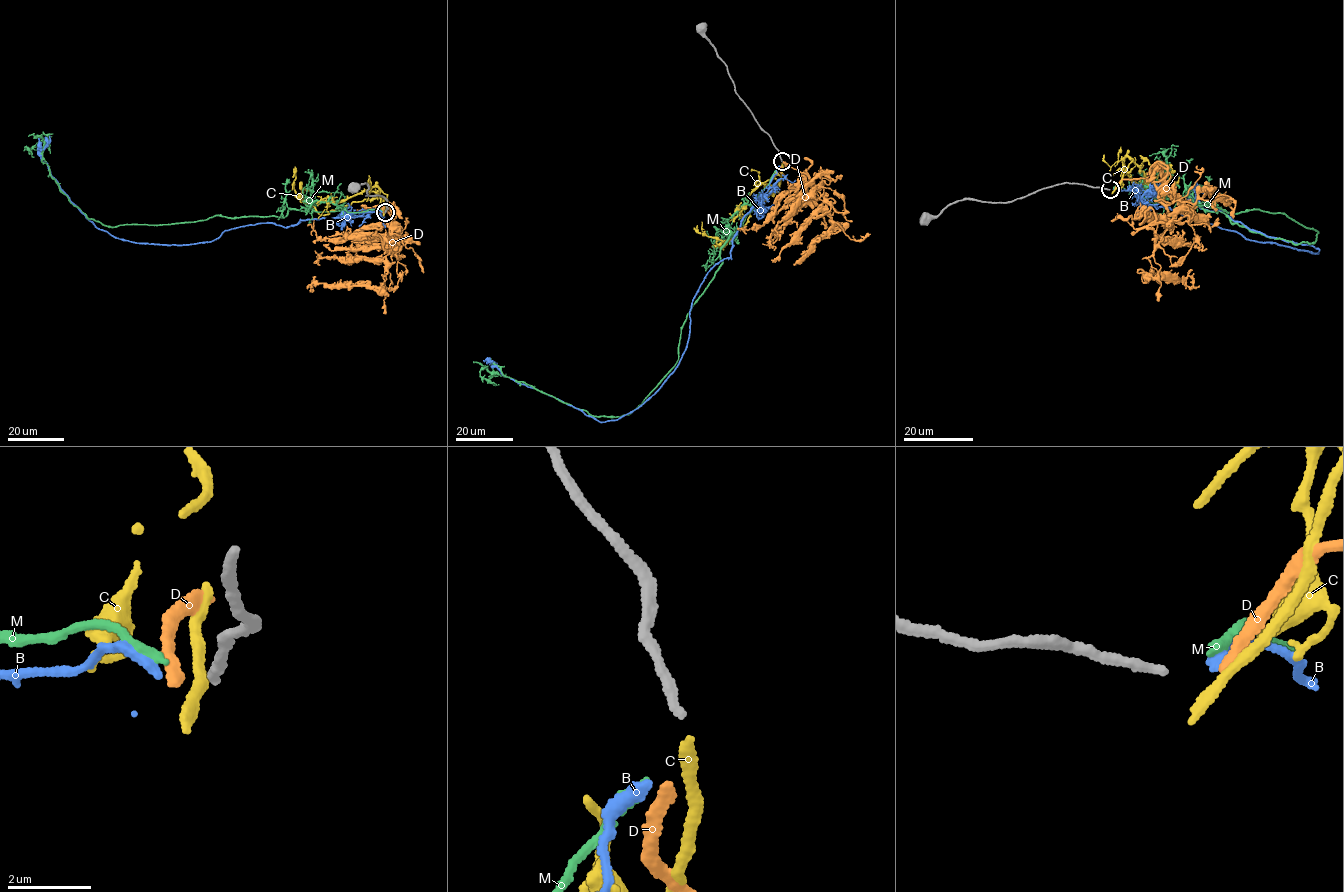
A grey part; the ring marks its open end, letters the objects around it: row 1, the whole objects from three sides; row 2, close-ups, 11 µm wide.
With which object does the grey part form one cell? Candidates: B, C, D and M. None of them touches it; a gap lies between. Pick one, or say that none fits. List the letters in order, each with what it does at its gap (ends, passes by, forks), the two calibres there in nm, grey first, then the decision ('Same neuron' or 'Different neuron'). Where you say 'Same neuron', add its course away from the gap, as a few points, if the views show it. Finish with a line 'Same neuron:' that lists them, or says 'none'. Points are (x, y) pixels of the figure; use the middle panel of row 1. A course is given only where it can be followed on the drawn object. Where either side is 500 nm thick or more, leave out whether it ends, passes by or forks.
B: It ends there. Thickness 200 nm (grey) against 280 nm. Different neuron
C: It ends there. Thickness 200 nm (grey) against 320 nm. Different neuron
D: It ends there. Thickness 200 nm (grey) against 280 nm. Same neuron. Its course: (781, 166), (791, 188), (815, 199), (823, 181), (831, 182), (819, 174), (807, 186), (777, 224), (778, 240)
M: It ends there. Thickness 200 nm (grey) against 260 nm. Different neuron
Same neuron: D

